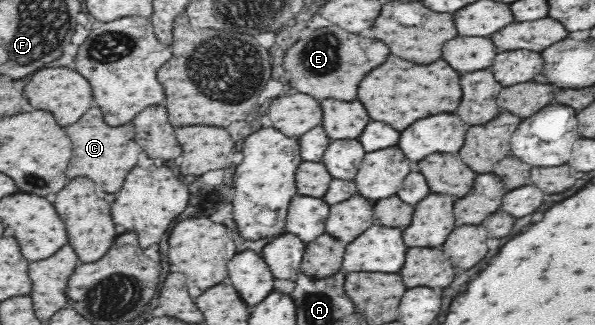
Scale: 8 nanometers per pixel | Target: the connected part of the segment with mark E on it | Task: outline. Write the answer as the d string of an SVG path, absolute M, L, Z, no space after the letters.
M288 21L284 33L282 30L276 33L278 45L290 47L284 57L284 67L292 75L292 85L306 95L312 95L316 99L340 99L340 101L354 101L358 93L358 83L362 77L378 67L386 57L390 55L388 47L378 39L366 39L354 33L348 33L336 25L329 25L312 31L308 37L304 33L310 33L306 27L306 21Z

